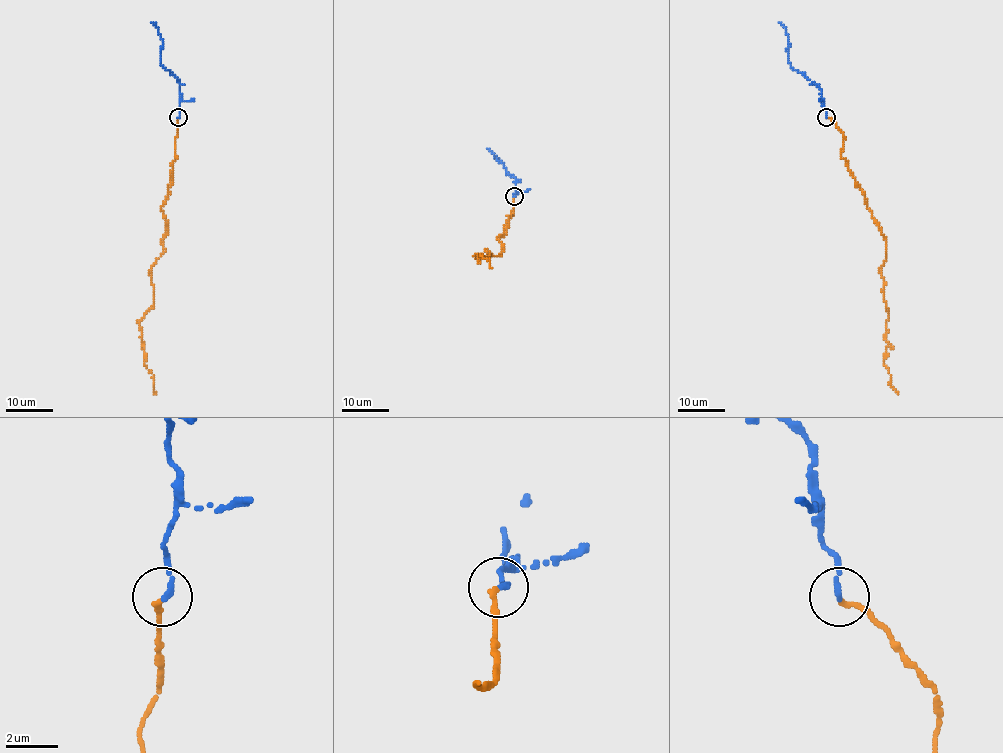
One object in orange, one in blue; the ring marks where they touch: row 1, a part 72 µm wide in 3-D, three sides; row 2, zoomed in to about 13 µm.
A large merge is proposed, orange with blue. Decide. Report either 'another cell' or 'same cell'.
same cell

